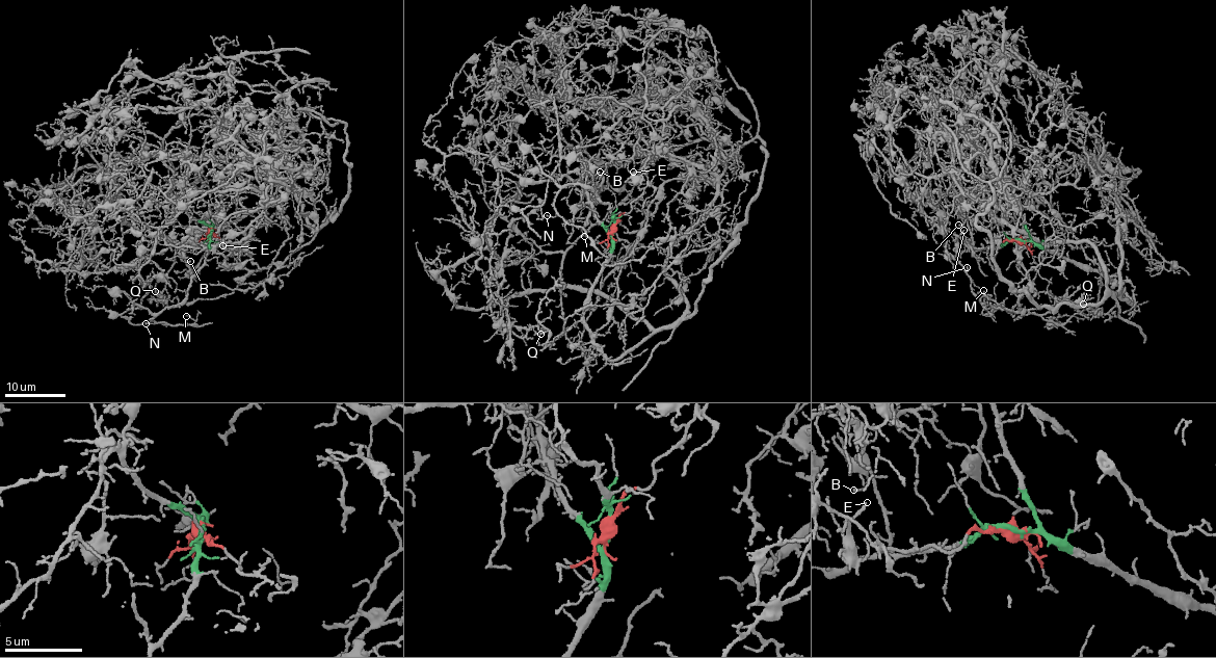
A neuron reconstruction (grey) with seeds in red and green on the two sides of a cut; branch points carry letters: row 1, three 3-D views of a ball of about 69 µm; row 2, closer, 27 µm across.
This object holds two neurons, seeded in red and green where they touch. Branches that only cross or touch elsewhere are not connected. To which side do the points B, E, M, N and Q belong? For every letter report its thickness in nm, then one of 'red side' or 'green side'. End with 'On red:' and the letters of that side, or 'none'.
B: 120 nm | green side
E: 190 nm | red side
M: 90 nm | green side
N: 140 nm | green side
Q: 110 nm | green side
On red: E

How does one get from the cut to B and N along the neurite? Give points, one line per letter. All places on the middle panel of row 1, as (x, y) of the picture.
B: (613, 230), (614, 218), (610, 204), (599, 200), (590, 177), (600, 170)
N: (613, 230), (610, 204), (585, 186), (562, 188), (554, 204), (556, 214), (547, 215)

